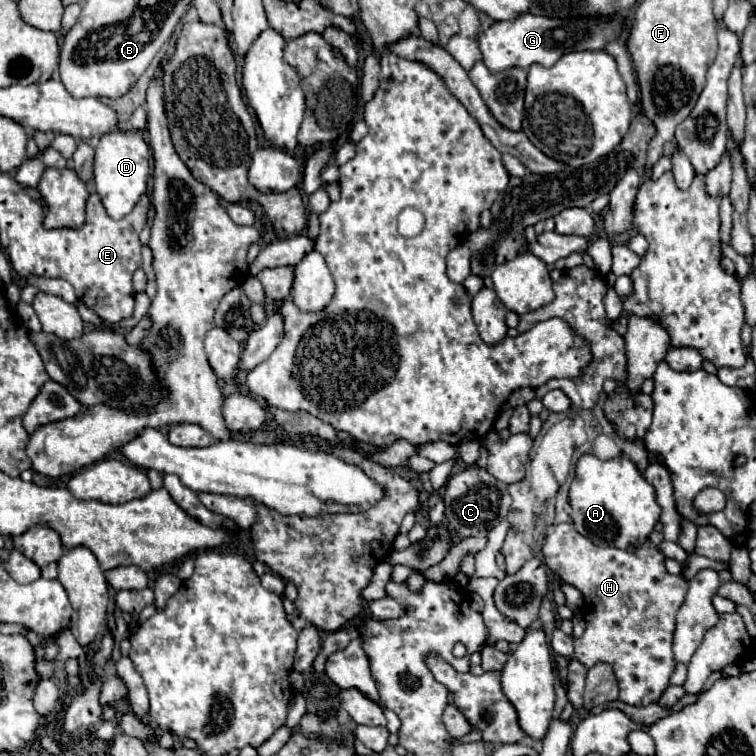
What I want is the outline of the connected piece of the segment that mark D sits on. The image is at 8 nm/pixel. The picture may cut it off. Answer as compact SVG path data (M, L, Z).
M139 130L127 132L109 132L105 134L97 148L95 148L95 162L93 162L93 182L95 192L99 194L107 214L111 218L123 218L133 210L137 200L147 192L149 180L149 146Z

